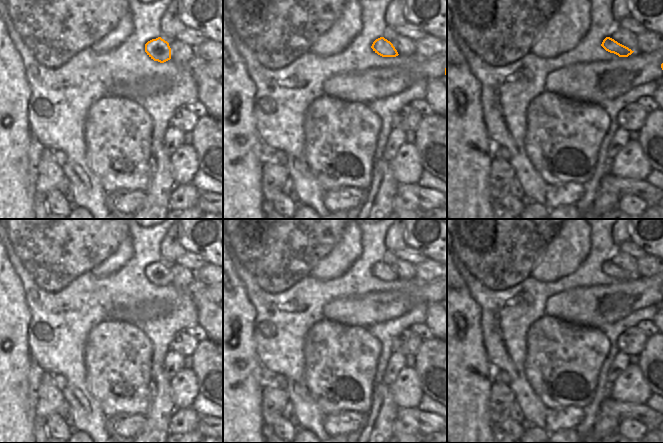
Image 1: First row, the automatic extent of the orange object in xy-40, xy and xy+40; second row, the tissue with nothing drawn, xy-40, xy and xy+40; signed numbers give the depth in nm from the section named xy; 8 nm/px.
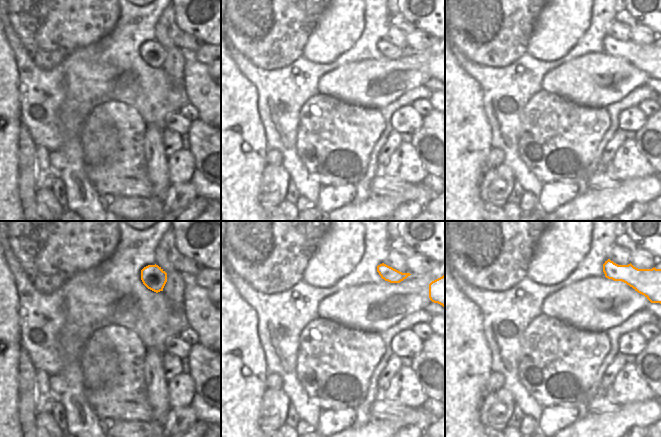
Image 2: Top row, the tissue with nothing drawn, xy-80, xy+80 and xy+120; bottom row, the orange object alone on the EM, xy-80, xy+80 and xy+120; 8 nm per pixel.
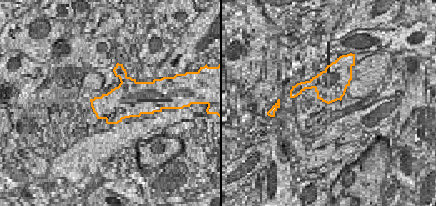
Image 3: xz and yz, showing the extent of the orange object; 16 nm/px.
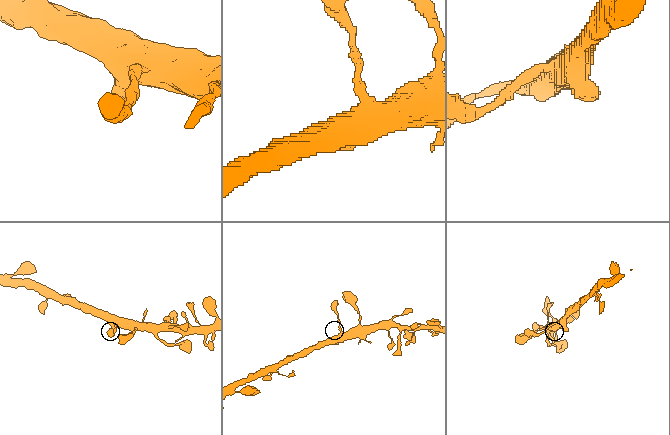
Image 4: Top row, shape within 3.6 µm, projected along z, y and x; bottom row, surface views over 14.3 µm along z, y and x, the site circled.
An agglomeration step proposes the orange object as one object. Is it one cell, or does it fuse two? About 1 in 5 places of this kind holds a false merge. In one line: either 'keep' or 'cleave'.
keep

